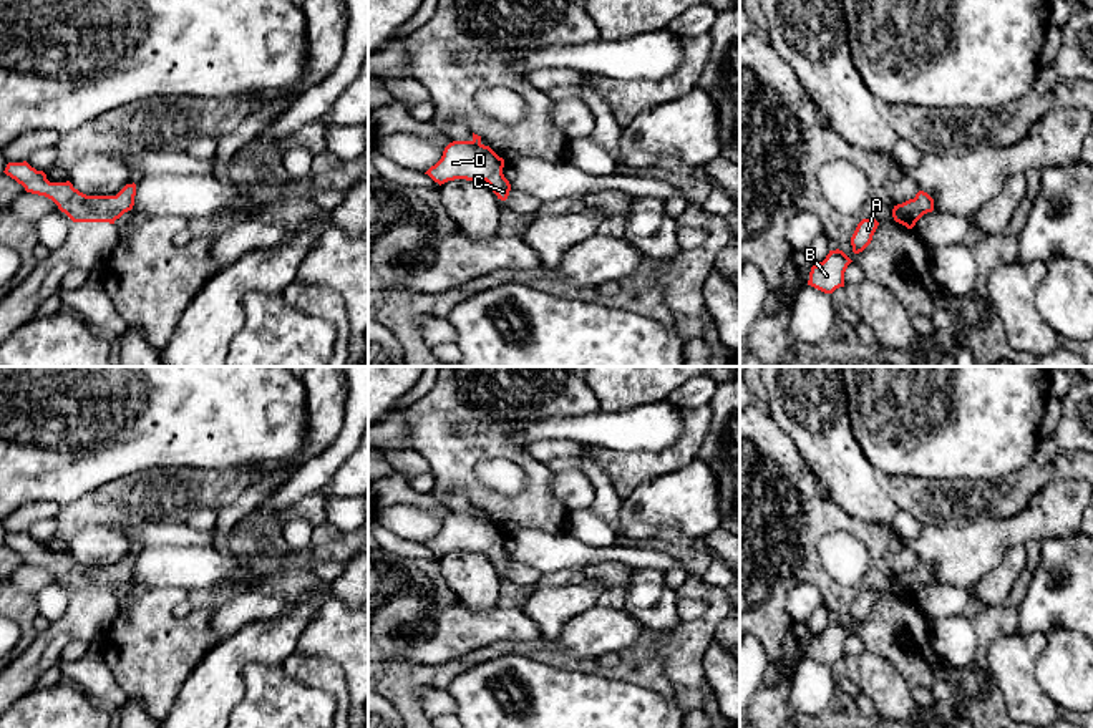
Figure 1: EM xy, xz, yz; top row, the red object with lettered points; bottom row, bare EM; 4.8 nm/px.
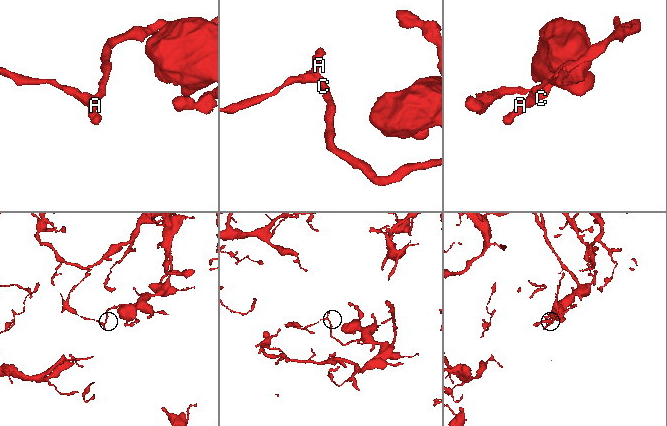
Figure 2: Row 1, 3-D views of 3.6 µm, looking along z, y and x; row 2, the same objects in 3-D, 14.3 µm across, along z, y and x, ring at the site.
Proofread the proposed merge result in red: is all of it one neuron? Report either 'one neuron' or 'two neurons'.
one neuron

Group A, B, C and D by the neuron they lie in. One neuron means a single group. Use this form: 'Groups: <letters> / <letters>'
Groups: A B C D

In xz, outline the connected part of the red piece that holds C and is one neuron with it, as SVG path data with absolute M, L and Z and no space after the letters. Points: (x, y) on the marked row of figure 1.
M473 133L471 141L449 143L441 159L425 174L440 186L454 179L486 181L498 199L506 201L511 184L504 177L503 167L504 159L484 146L481 136Z

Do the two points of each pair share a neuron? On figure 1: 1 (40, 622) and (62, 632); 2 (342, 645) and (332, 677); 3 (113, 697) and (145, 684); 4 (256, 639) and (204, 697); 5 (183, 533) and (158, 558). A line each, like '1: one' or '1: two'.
1: two
2: two
3: two
4: one
5: two

